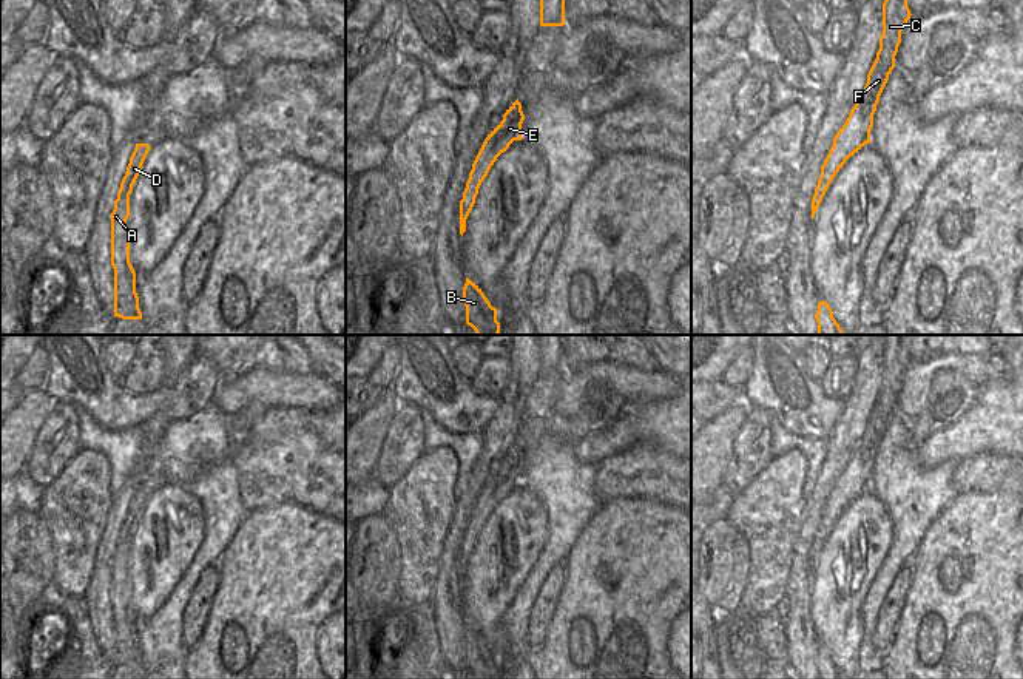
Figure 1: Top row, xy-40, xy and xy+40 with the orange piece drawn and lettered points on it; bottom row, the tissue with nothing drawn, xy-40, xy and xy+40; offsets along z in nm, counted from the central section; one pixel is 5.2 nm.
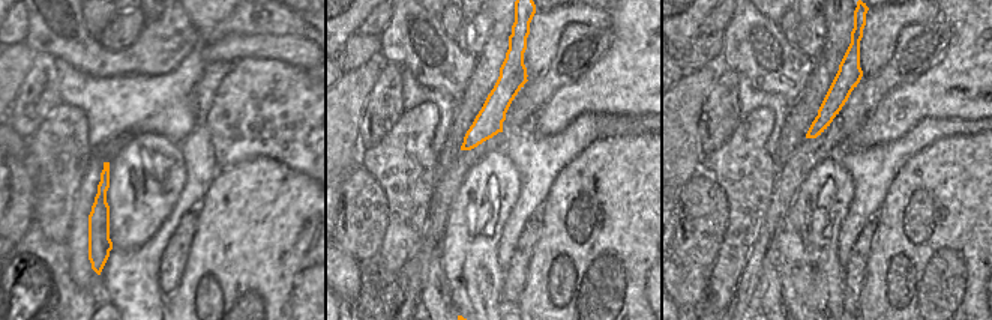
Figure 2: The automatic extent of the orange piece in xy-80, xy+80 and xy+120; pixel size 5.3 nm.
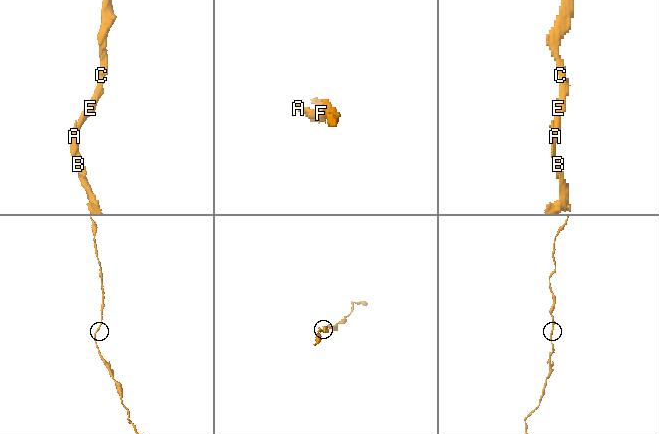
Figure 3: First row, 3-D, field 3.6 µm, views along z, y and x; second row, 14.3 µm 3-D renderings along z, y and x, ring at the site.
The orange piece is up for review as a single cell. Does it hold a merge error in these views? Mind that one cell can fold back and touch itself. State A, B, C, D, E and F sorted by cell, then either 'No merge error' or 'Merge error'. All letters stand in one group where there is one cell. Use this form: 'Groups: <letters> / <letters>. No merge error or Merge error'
Groups: A B C D E F. No merge error

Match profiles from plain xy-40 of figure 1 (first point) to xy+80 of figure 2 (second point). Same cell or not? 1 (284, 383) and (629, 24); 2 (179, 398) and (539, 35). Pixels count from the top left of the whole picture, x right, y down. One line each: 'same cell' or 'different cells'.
1: different cells
2: different cells

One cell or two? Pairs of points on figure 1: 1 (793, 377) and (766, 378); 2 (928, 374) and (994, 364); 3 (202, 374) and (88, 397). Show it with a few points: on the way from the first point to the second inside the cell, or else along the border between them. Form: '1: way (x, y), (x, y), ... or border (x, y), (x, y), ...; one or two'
1: way (787, 383), (772, 383); one
2: way (945, 364), (977, 364); one
3: way (175, 395), (151, 403), (116, 403); one

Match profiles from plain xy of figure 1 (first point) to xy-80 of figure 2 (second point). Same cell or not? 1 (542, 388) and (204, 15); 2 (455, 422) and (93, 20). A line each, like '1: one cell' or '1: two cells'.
1: two cells
2: two cells

